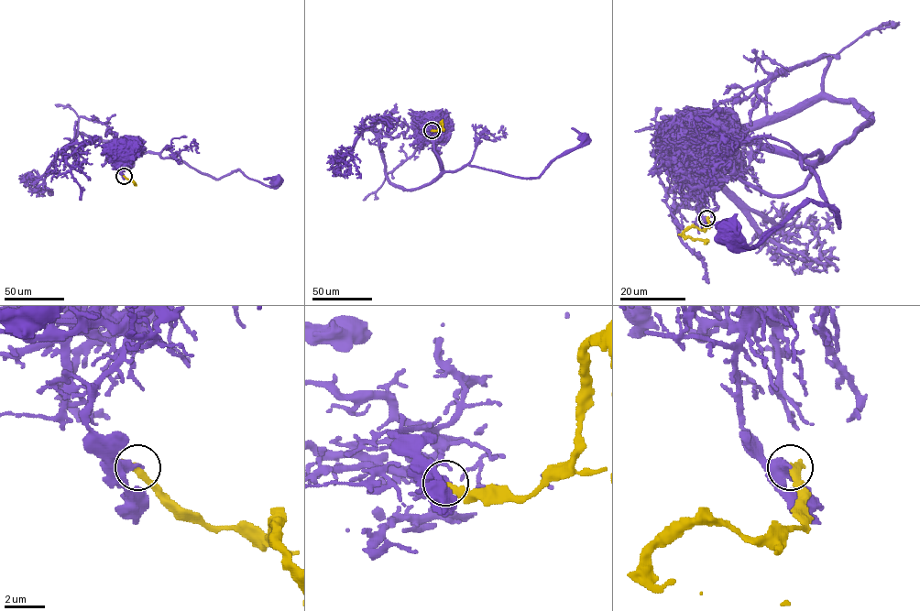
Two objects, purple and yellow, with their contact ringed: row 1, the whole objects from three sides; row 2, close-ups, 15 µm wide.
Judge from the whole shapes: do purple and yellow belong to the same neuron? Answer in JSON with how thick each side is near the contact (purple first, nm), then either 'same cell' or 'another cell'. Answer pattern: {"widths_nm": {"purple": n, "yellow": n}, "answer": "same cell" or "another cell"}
{"widths_nm": {"purple": 360, "yellow": 440}, "answer": "another cell"}

